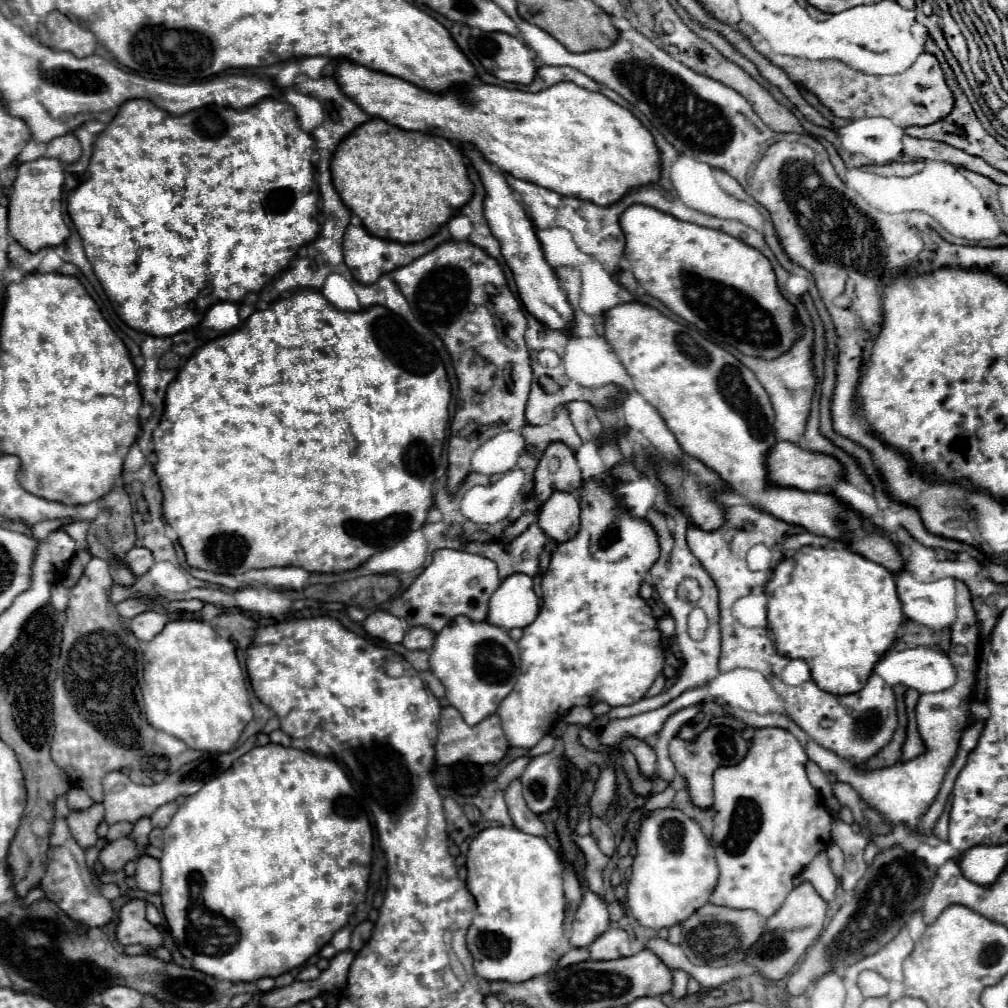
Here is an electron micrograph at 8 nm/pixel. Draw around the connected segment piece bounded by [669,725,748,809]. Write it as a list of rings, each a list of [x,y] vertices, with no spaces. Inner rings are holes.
[[[716,725],[716,727],[708,727],[692,743],[682,741],[680,737],[674,737],[670,741],[669,753],[670,759],[676,765],[678,775],[686,781],[690,801],[700,809],[710,809],[710,805],[712,805],[712,773],[718,767],[740,763],[740,759],[744,759],[744,755],[748,753],[748,743],[742,739],[742,733],[738,733],[730,727],[724,727],[724,725]]]

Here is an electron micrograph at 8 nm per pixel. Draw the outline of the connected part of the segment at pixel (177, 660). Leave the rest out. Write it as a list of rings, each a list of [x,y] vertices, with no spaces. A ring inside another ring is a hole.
[[[170,621],[150,643],[146,643],[142,695],[148,723],[160,731],[166,731],[168,735],[182,739],[190,749],[212,753],[226,753],[234,747],[244,727],[252,719],[252,695],[257,697],[252,684],[248,695],[246,679],[238,663],[234,643],[216,637],[214,629],[202,621]]]

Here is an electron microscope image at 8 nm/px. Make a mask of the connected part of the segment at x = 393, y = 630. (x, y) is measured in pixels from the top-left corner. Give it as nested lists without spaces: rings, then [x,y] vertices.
[[[382,609],[368,615],[362,625],[370,637],[382,639],[386,643],[400,643],[404,639],[404,633],[408,631],[408,625],[404,619],[398,619],[392,613]]]

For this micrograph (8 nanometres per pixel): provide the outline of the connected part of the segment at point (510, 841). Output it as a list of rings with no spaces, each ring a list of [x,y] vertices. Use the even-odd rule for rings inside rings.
[[[488,827],[480,831],[468,849],[466,887],[476,899],[476,917],[468,929],[466,941],[474,957],[476,975],[488,981],[522,983],[536,975],[544,975],[556,967],[560,957],[570,949],[564,935],[564,889],[562,889],[562,859],[544,837],[522,833],[516,827]]]

